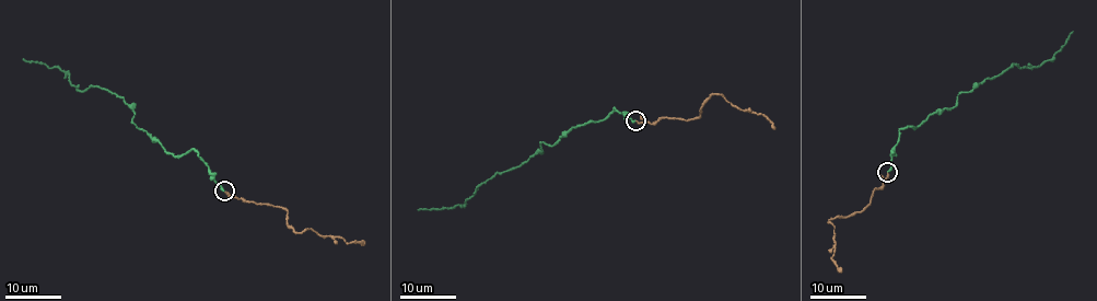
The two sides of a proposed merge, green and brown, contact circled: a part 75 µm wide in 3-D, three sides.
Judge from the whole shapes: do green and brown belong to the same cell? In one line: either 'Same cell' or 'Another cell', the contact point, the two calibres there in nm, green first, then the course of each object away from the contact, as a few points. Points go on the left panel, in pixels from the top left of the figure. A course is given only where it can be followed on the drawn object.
Same cell. Place: (224, 190). Thickness 240 nm (green) against 240 nm. Course of green: (224, 190), (197, 152), (172, 155), (133, 124), (124, 99), (91, 85), (78, 90), (68, 72), (23, 58). Course of brown: (224, 192), (282, 207), (288, 227), (298, 232), (312, 230), (341, 236), (347, 243), (365, 243)

